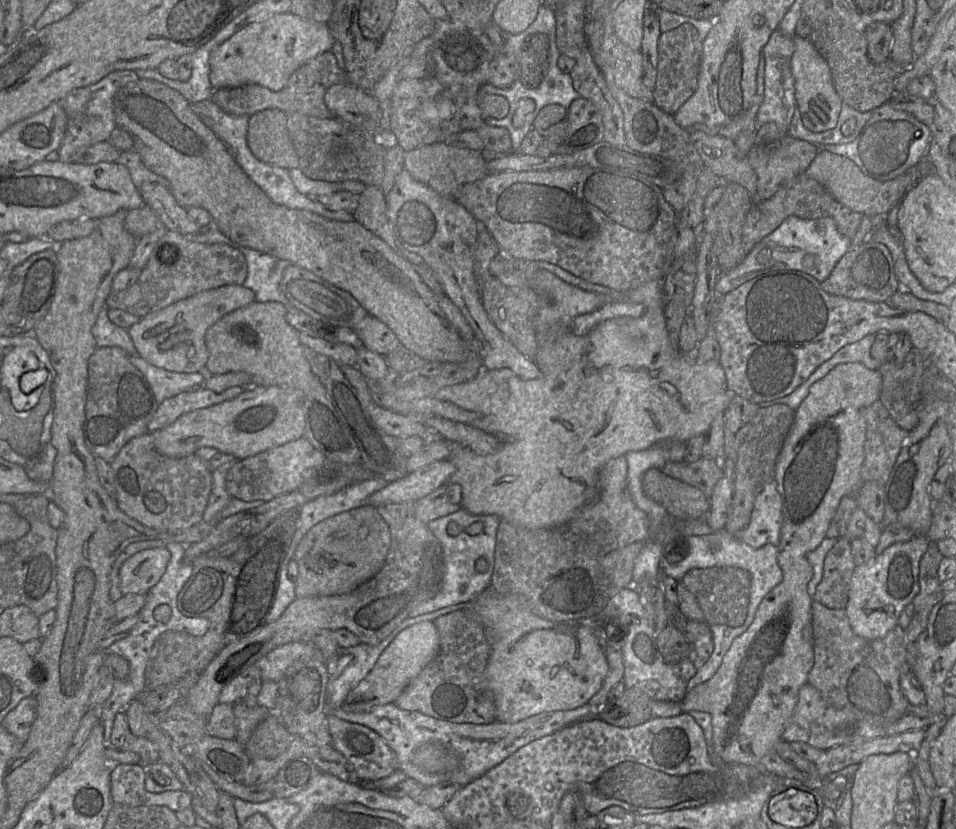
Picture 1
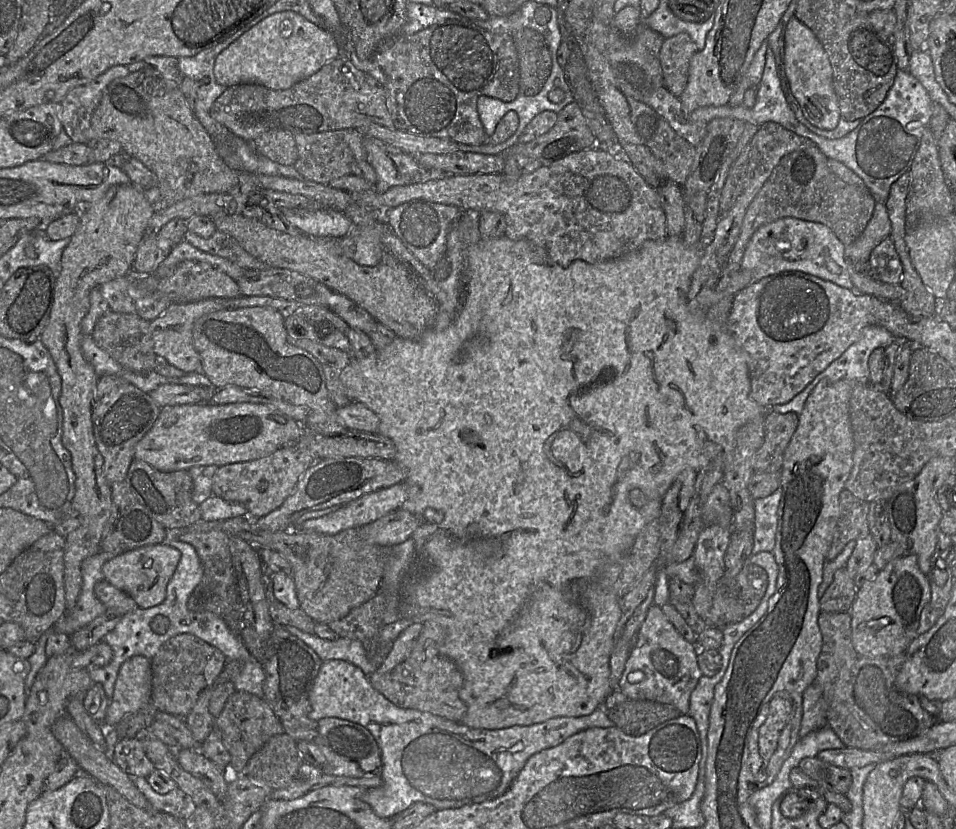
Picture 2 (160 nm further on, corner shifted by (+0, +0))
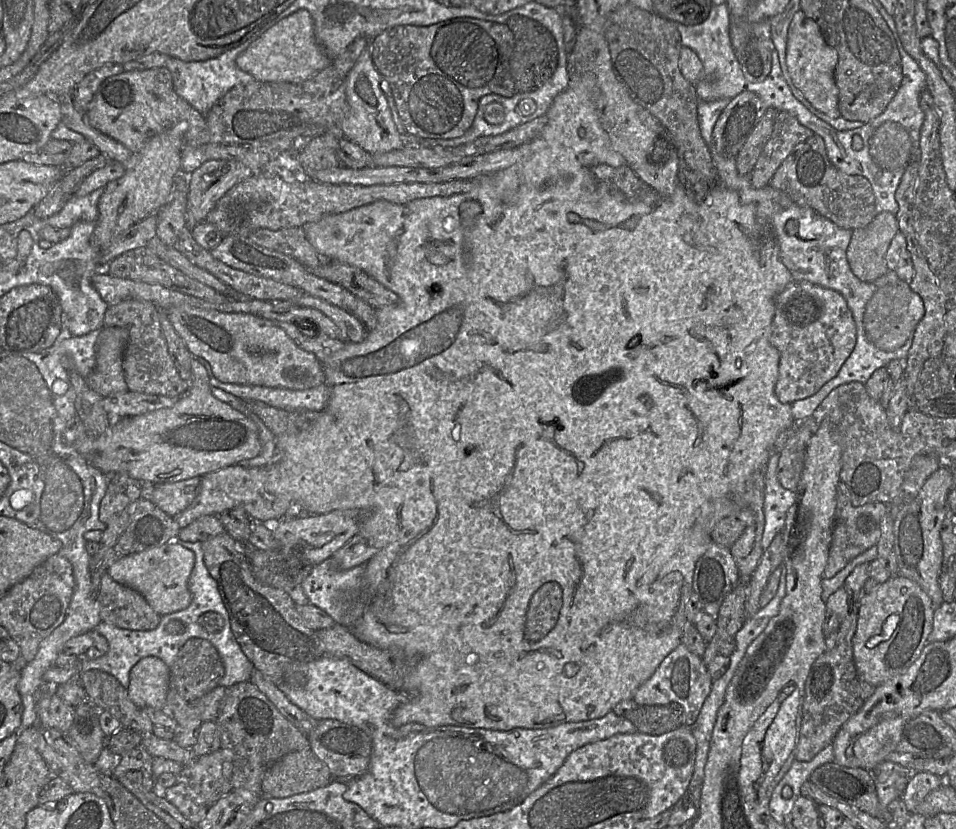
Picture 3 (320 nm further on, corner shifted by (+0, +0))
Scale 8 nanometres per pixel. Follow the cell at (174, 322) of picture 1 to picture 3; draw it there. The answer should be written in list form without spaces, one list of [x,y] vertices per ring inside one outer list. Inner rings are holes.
[[[194,356],[190,387],[173,406],[142,415],[121,417],[99,437],[90,436],[77,419],[64,431],[63,441],[104,475],[122,473],[151,483],[173,483],[202,477],[255,458],[262,450],[256,423],[213,396],[210,376]]]

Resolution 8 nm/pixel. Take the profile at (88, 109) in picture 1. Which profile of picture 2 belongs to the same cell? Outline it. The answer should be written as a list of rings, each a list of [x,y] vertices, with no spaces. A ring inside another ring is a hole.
[[[126,65],[109,68],[91,82],[71,89],[61,102],[60,120],[63,130],[73,143],[90,142],[91,117],[105,88],[115,79],[131,73]]]

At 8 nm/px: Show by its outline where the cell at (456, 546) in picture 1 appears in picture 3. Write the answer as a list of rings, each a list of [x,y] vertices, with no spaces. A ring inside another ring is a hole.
[[[330,557],[312,569],[301,583],[301,588],[309,604],[325,611],[333,618],[335,623],[351,629],[359,620],[365,607],[365,597],[361,597],[361,584],[364,573],[365,564],[348,570],[339,570],[334,557]]]

